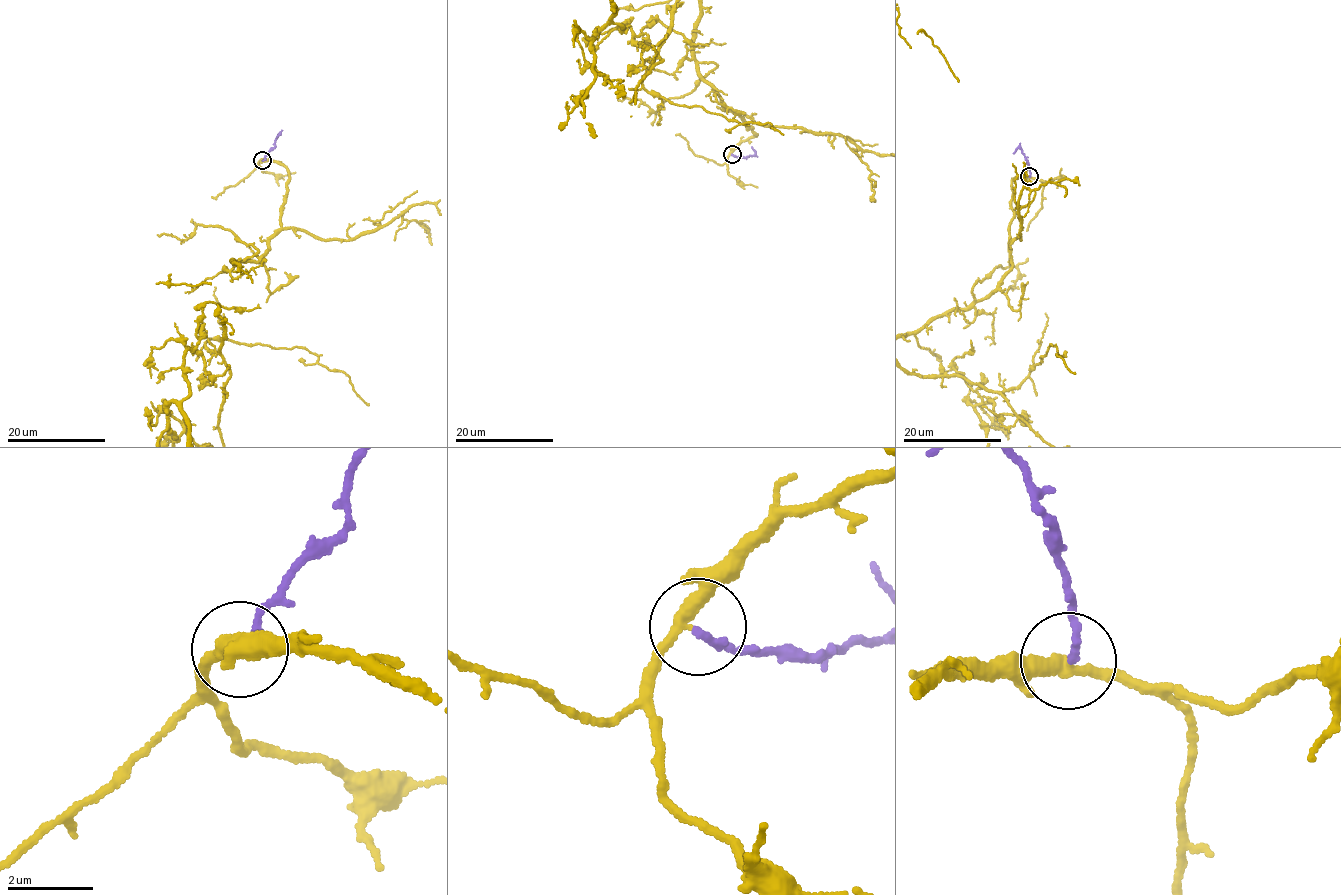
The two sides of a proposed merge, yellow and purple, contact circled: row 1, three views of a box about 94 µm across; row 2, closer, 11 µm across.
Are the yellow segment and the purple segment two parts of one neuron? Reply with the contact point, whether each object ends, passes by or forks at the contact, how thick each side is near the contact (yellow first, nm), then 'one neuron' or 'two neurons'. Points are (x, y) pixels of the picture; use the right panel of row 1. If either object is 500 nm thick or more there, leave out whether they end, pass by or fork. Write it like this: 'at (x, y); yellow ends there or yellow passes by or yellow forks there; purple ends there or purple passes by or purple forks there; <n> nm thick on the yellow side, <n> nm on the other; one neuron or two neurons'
at (1029, 176); yellow passes by; purple ends there; 280 nm thick on the yellow side, 160 nm on the other; one neuron

